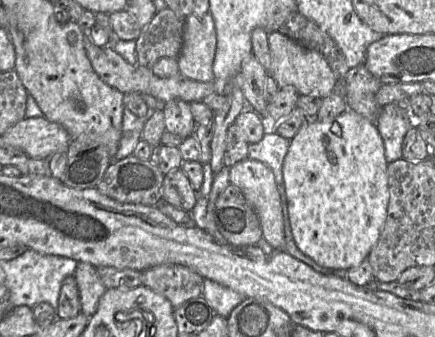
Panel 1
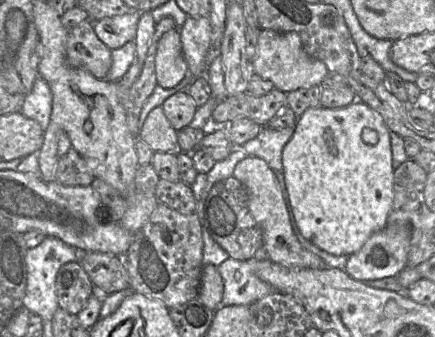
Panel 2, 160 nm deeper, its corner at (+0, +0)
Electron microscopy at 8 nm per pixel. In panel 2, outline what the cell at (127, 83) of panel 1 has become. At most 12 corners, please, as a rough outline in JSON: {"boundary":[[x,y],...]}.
{"boundary":[[90,20],[68,31],[70,66],[104,79],[112,50]]}

